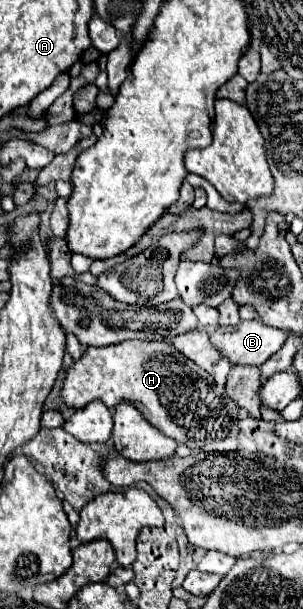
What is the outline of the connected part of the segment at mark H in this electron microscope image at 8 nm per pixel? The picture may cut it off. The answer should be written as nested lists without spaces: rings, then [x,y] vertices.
[[[123,341],[107,347],[87,347],[65,373],[61,401],[67,407],[81,409],[93,399],[101,399],[109,409],[119,405],[121,401],[129,401],[161,433],[187,447],[201,451],[211,451],[213,445],[217,445],[217,451],[237,449],[237,415],[241,409],[237,409],[237,405],[225,395],[223,387],[215,385],[213,377],[205,369],[193,365],[193,361],[189,361],[183,353],[177,353],[177,349],[173,349],[173,345],[167,341]]]

